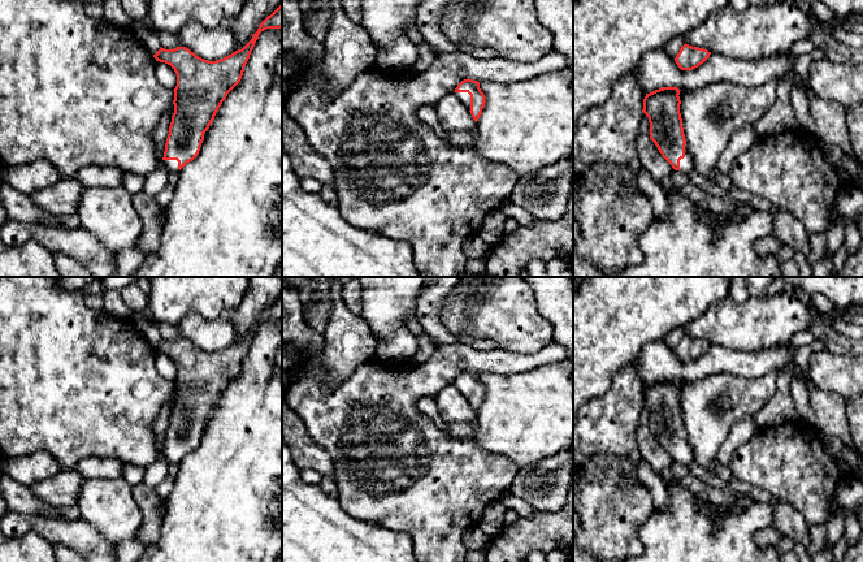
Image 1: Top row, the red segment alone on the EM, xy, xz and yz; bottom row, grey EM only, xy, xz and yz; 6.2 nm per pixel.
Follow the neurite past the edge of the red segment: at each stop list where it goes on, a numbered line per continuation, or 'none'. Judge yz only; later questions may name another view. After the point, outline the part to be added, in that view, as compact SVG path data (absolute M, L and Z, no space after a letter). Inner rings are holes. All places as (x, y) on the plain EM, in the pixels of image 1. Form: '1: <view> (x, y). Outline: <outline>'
1: yz (686, 455). Outline: M685 436L685 449L680 451L680 463L689 464L693 462L694 462L694 453L688 441L688 437Z

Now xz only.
1: xz (464, 389). Outline: M454 384L456 389L470 402L470 386L468 384Z

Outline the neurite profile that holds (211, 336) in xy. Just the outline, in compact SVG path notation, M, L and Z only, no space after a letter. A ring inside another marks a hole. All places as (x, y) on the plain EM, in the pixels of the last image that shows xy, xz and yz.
M190 314L177 325L177 329L182 338L208 353L221 351L237 341L234 324L222 316L207 320L198 314Z

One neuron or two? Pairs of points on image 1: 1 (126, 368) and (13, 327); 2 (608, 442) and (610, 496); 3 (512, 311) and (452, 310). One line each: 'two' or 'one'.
1: one
2: two
3: one

